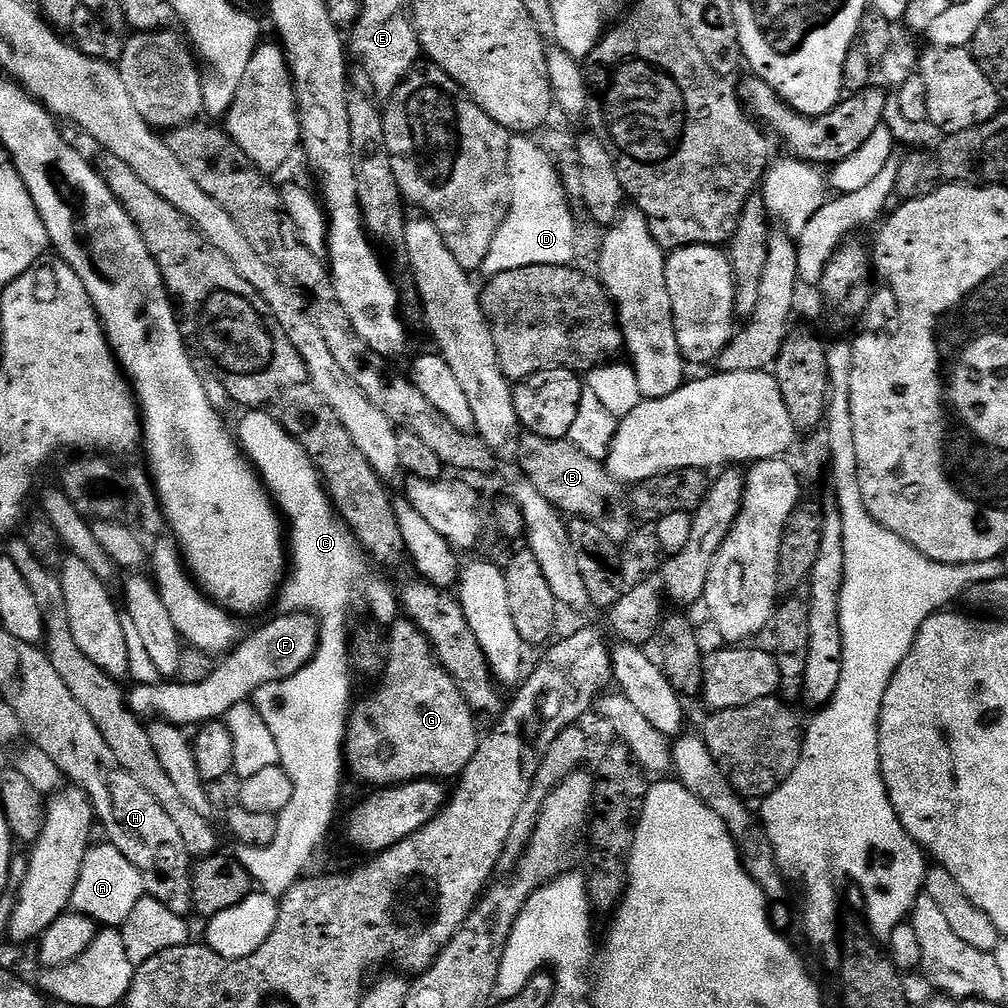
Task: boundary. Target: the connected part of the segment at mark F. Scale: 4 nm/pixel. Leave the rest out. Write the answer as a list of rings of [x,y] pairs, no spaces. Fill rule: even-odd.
[[[292,612],[280,614],[280,617],[274,619],[272,622],[264,625],[262,628],[258,629],[256,632],[252,633],[248,638],[241,639],[236,647],[230,652],[223,660],[225,660],[221,665],[220,663],[213,669],[209,678],[206,681],[200,683],[186,684],[183,682],[161,682],[159,684],[136,684],[133,687],[133,692],[129,691],[127,693],[128,698],[128,708],[135,716],[141,718],[159,718],[161,720],[167,720],[169,724],[175,724],[177,727],[191,728],[190,726],[196,724],[195,726],[202,726],[212,720],[219,720],[227,717],[230,709],[233,709],[237,704],[247,703],[262,686],[268,684],[273,684],[276,681],[284,681],[286,678],[293,677],[294,674],[300,672],[304,669],[306,665],[311,662],[314,654],[317,652],[317,646],[320,644],[320,628],[314,616],[311,613],[306,612]]]

